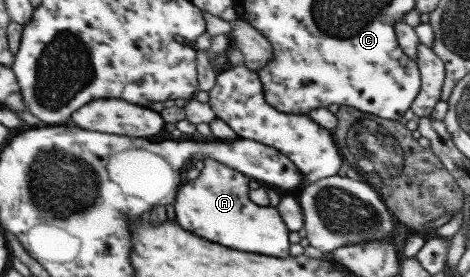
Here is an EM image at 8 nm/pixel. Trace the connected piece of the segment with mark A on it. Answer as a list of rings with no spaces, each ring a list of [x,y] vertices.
[[[205,157],[203,159],[203,168],[199,171],[199,175],[193,180],[189,180],[181,184],[174,197],[174,220],[179,224],[181,229],[203,237],[211,243],[219,243],[223,247],[229,249],[237,249],[237,251],[247,251],[247,253],[259,253],[259,255],[269,255],[269,257],[279,257],[285,259],[289,255],[289,243],[287,243],[287,229],[283,225],[283,221],[279,219],[277,211],[273,207],[259,207],[253,203],[248,196],[247,187],[250,178],[226,165],[221,165]]]

